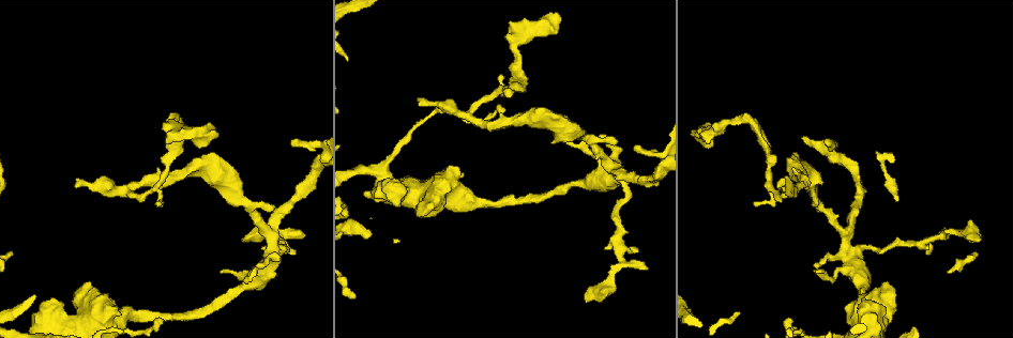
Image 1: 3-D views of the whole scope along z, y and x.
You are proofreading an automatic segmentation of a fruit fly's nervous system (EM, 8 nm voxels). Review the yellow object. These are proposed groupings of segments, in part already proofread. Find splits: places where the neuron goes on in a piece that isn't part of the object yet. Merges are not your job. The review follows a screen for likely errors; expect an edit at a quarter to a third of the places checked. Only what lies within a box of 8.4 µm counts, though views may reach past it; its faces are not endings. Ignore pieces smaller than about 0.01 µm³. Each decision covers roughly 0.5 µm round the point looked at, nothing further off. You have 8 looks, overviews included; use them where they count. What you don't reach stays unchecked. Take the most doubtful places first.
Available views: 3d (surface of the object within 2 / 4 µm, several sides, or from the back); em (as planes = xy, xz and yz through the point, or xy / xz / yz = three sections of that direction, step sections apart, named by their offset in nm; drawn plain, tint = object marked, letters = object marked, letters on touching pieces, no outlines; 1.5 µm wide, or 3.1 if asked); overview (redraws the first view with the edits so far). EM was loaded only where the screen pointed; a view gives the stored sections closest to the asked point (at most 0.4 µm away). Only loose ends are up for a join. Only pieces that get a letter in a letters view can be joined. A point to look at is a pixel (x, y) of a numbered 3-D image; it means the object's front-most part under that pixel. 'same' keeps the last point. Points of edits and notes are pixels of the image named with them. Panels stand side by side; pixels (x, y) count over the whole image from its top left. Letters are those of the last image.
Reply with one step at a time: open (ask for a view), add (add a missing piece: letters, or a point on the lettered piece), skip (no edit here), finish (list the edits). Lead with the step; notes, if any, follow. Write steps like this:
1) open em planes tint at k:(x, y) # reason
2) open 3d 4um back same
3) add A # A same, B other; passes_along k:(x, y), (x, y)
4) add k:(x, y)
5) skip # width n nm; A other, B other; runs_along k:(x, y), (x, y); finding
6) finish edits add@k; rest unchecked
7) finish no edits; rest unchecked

open em planes plain at 1:(814, 266) # free end

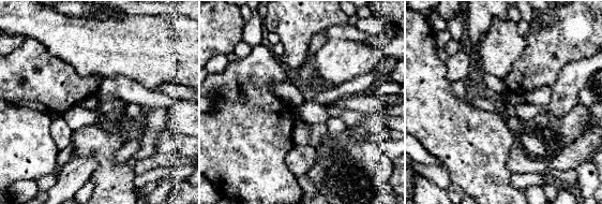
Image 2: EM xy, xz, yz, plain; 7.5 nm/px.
open em planes tint same

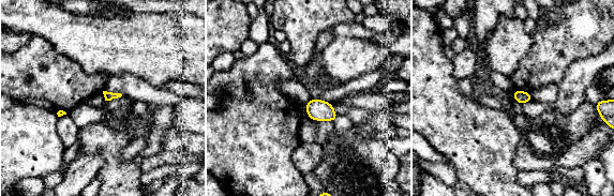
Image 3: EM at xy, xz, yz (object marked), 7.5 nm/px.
open em planes letters same

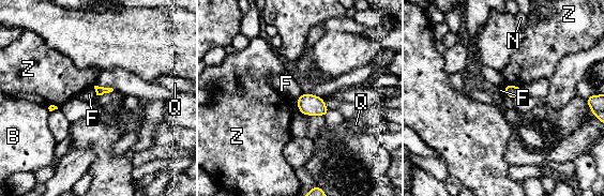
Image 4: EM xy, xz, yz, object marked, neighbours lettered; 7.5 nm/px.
skip # B other, F other, N other, Q other, Z other; border 4:(502, 87), (507, 95); no lettered piece goes on from it

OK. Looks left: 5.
open em planes letters at 1:(499, 75) # branch stops here

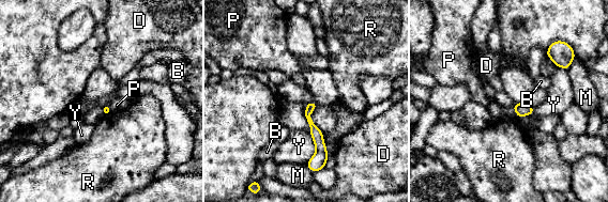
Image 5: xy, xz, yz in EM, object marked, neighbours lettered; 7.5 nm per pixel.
skip # B other, D other, M other, P other, R other, Y other; runs_along 5:(314, 105), (308, 119), (319, 157), (312, 166); none of them fits

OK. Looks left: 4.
open em planes letters at 1:(861, 299) # free end

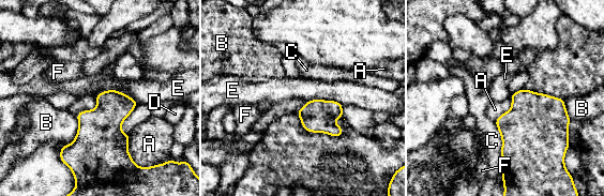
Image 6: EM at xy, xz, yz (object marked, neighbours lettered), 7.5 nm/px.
skip # A other, B other, C other, D other, E other, F other; border 6:(94, 95), (118, 90), (138, 103); none of them fits

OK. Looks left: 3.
finish no edits; rest unchecked

